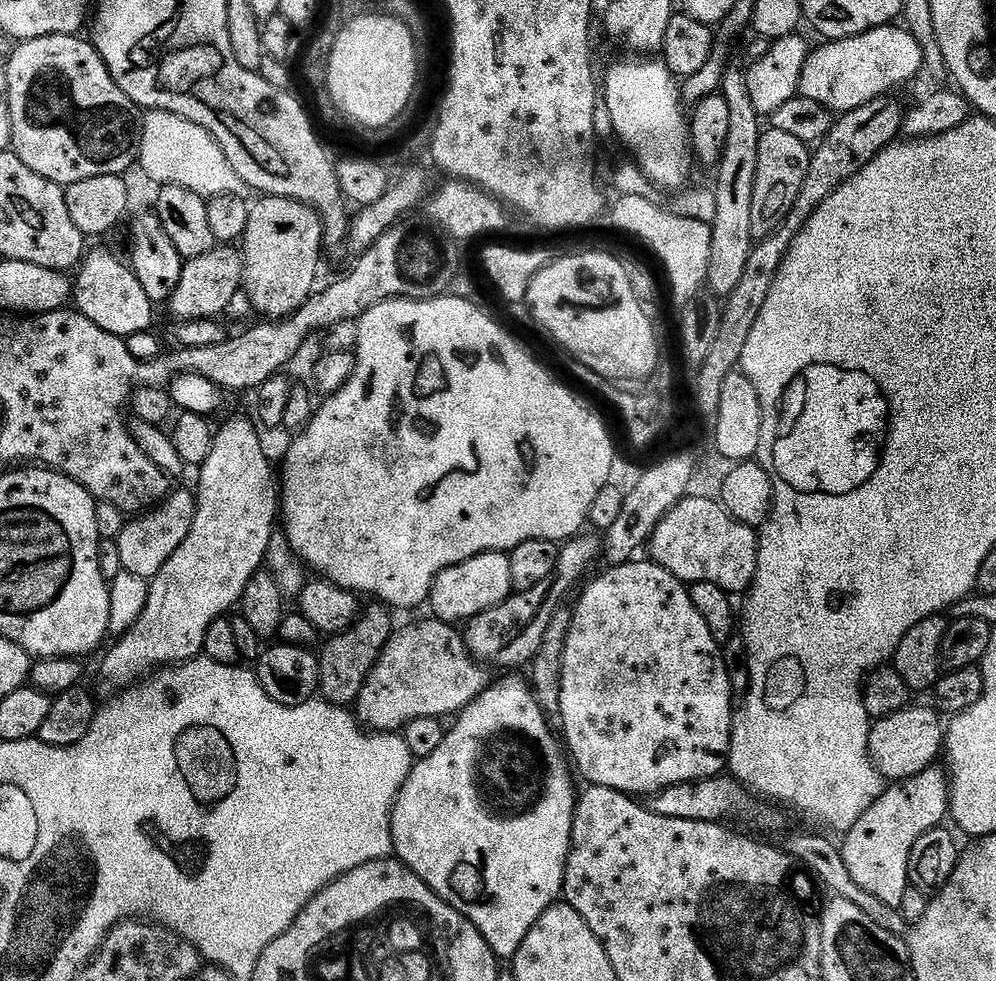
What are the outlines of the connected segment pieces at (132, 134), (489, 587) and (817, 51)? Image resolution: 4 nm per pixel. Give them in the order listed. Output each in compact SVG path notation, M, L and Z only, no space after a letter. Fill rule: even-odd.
M76 34L39 36L17 43L6 60L12 119L11 151L22 158L30 170L61 186L82 182L82 178L91 176L127 173L127 168L137 163L140 146L141 109L118 86L96 45L80 38Z
M479 552L465 561L450 565L438 574L438 578L432 583L431 615L445 622L467 622L498 606L513 591L509 557L502 552Z
M896 27L871 28L857 36L828 40L821 48L813 47L802 70L799 88L828 88L825 108L840 108L841 113L861 108L866 102L889 93L895 84L914 75L926 56L925 49L910 35L907 27Z

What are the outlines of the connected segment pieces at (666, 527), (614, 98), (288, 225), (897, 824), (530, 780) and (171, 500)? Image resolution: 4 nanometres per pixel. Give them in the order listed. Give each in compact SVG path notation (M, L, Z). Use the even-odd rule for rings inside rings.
M689 494L684 499L673 505L658 522L656 529L652 531L650 541L651 559L657 564L661 564L667 572L673 572L678 579L685 582L695 582L705 580L714 582L729 594L743 593L751 587L752 579L756 573L758 564L758 532L753 525L743 524L733 520L732 515L724 509L719 499L708 496L695 496Z
M632 58L636 60L620 60L608 72L608 77L602 80L602 104L608 107L608 116L612 119L612 128L620 135L620 140L632 151L631 159L640 165L645 175L655 185L663 188L679 189L689 183L688 175L694 165L692 151L692 133L686 108L680 105L682 88L677 77L663 59L644 60L648 58Z
M265 196L259 197L260 201L255 201L250 210L250 222L246 222L246 230L242 237L242 255L244 257L244 283L243 291L248 291L248 300L261 312L264 318L287 318L296 312L301 305L308 301L309 296L313 295L316 284L316 271L320 268L320 252L324 248L324 221L320 219L320 213L310 204L305 204L302 200L291 200L285 196Z
M933 766L920 772L918 775L912 775L908 779L893 781L885 787L882 795L871 804L870 809L862 818L856 820L852 827L853 836L847 837L845 844L841 845L843 861L846 862L846 868L854 882L858 883L862 889L879 898L890 910L901 909L904 892L910 885L911 864L909 862L910 854L913 852L913 846L918 838L928 829L939 827L949 815L951 809L951 779L949 773L940 766Z
M508 676L497 684L496 681L489 683L484 692L478 694L478 698L474 698L458 714L457 720L460 721L453 728L451 726L445 731L438 750L413 763L408 781L396 795L396 804L400 807L400 845L394 849L395 855L413 872L417 872L433 890L441 894L453 892L461 900L459 903L466 909L468 919L474 922L476 929L486 938L486 942L492 947L492 952L497 958L515 957L526 934L530 934L540 915L561 899L568 865L568 852L572 849L572 823L578 799L578 787L576 788L575 782L572 781L573 769L570 767L569 757L561 741L558 738L556 741L555 736L550 732L549 713L545 712L544 707L536 700L536 694L530 687L529 681L524 680L519 680L516 676Z
M191 491L175 492L151 510L145 511L139 518L129 519L125 523L118 537L120 566L123 571L138 574L144 580L151 581L158 574L158 570L162 570L170 554L174 554L178 546L182 546L184 533L190 530L196 517L196 498Z

